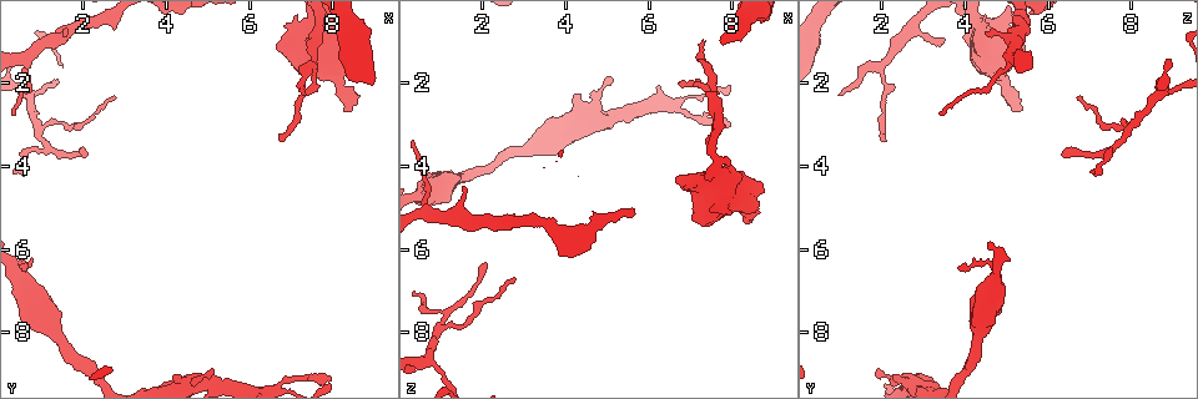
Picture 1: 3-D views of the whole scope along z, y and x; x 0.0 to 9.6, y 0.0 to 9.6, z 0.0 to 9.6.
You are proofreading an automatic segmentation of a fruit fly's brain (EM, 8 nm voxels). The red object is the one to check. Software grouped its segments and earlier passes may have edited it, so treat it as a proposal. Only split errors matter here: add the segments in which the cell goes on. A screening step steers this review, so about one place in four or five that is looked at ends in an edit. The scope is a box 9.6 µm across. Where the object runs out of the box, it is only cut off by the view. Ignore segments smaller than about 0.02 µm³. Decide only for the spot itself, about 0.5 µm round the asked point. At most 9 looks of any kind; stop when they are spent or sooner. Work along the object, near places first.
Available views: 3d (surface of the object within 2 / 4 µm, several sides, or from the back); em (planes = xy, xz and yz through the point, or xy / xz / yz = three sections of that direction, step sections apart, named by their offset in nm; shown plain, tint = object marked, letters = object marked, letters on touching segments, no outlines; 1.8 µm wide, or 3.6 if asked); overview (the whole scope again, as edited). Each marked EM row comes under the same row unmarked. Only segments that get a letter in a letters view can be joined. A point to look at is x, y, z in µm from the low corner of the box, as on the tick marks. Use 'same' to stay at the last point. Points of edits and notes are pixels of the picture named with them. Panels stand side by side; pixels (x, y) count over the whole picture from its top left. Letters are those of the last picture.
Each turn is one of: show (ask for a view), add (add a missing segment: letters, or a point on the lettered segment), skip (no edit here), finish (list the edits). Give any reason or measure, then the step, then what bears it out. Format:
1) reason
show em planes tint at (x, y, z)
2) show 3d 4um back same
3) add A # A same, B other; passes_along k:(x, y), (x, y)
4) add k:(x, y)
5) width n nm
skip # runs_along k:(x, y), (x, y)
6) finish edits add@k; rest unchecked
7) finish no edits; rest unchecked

free end
show em 3.6um xy step 8 letters at (0.60, 6.55, 3.85)

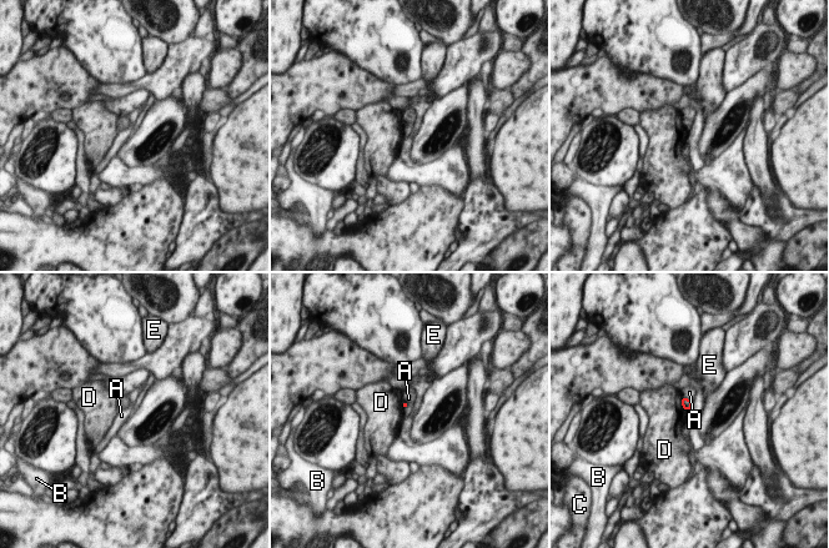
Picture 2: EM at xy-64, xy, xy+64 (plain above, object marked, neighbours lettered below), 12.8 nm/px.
cut it another way
show em 3.6um planes letters same

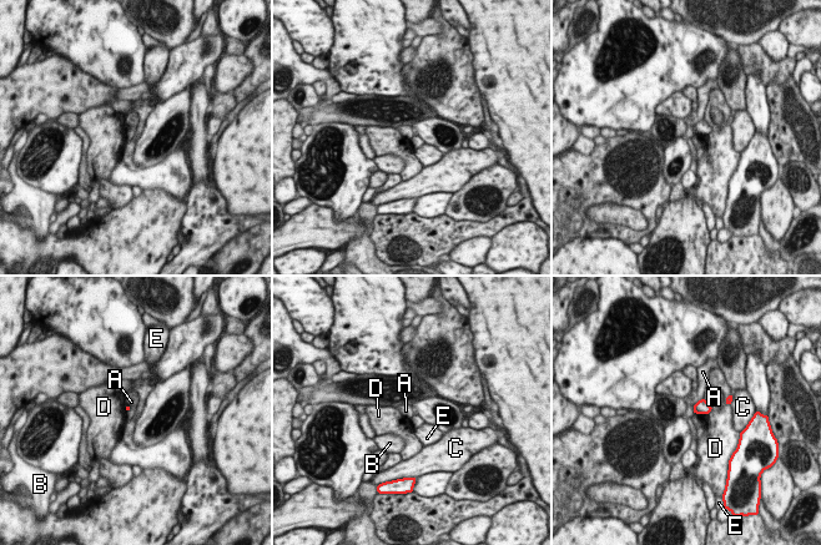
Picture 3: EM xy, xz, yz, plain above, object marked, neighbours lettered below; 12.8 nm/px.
skip # A other, B other, C other, D other, E other; none of them fits

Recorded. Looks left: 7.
free end
show em 3.6um planes letters at (5.10, 9.05, 1.85)

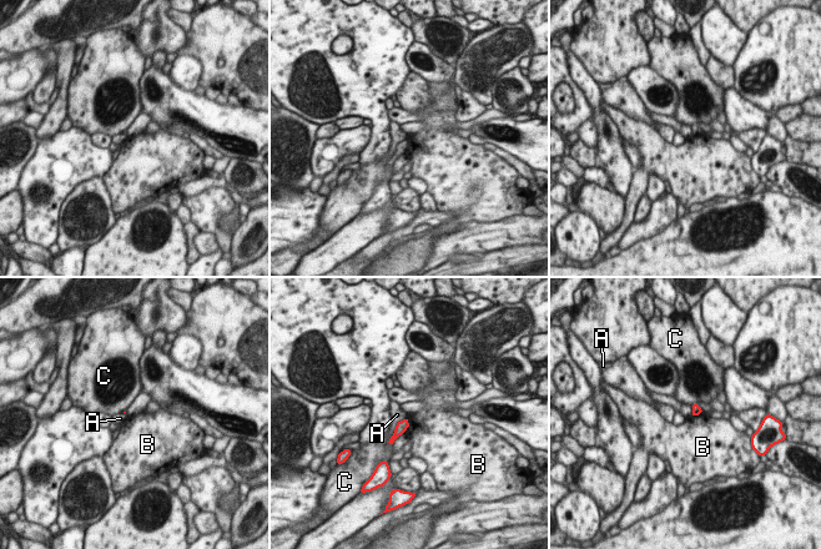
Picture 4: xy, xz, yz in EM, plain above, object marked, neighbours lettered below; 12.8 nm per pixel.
skip # A other, B other, C other; border 4:(408, 418), (408, 426), (403, 433); none of them fits

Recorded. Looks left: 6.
free end
show 3d 4um at (8.35, 2.60, 5.40)

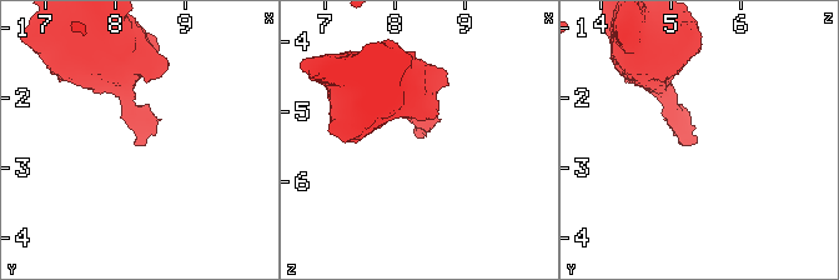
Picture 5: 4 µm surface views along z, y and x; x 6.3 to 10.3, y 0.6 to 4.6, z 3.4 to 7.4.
shape alone is not enough
show em xz step 4 tint at (8.25, 2.65, 5.35)

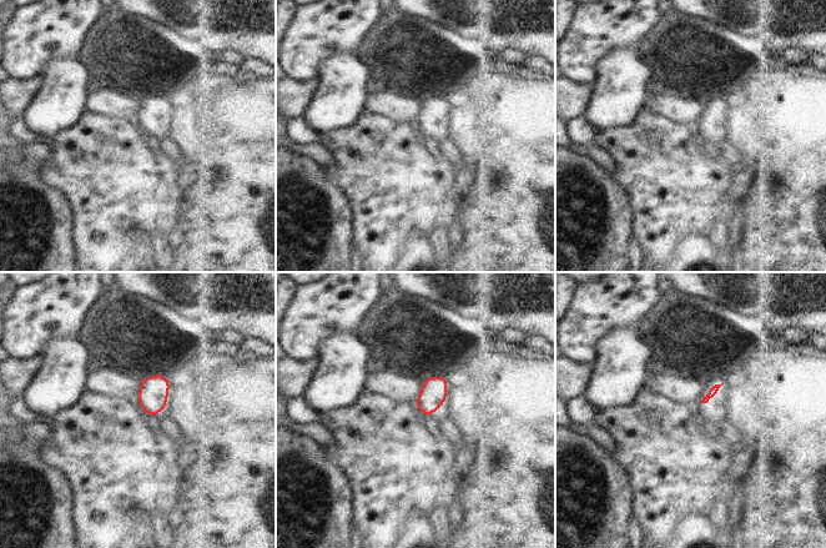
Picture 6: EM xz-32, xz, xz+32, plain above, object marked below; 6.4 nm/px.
another direction
show em planes letters same

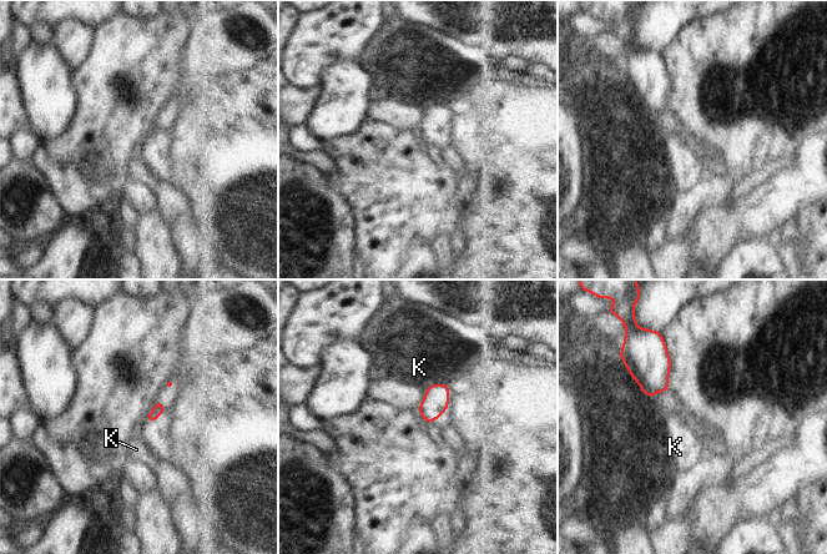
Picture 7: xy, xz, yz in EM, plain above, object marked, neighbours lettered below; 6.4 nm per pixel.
skip # K other; border 7:(444, 382), (432, 384), (418, 407); no lettered segment goes on from it

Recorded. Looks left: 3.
an open end
show 3d 2um at (1.50, 0.75, 4.45)

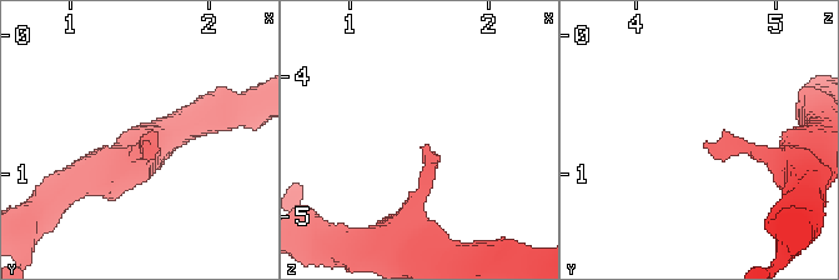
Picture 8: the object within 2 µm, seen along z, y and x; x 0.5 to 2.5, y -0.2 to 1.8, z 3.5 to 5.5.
now the EM
show em yz step 4 letters at (1.52, 0.80, 4.48)

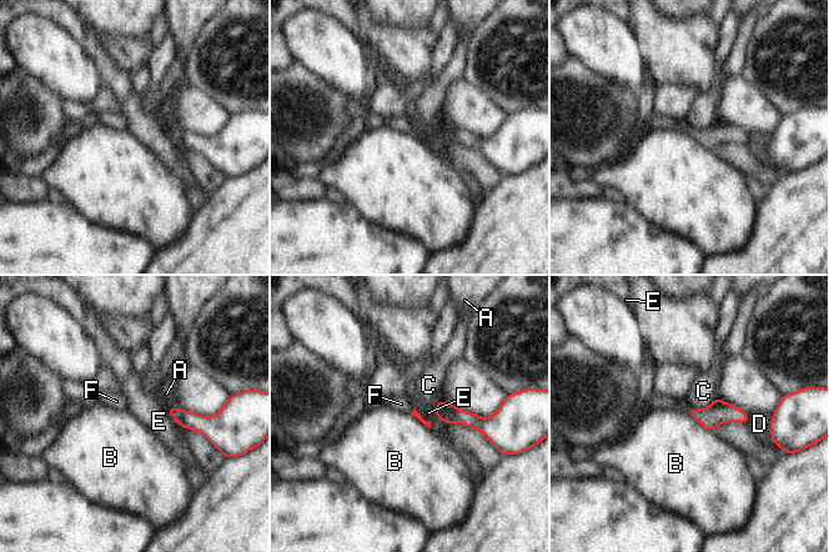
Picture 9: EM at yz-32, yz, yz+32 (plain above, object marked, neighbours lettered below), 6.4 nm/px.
add F # A other, B other, C other, D other, E other, F same; passes_along 9:(718, 412), (689, 411), (686, 406); the cell continues

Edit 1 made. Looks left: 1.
finish edits add@9; rest unchecked

